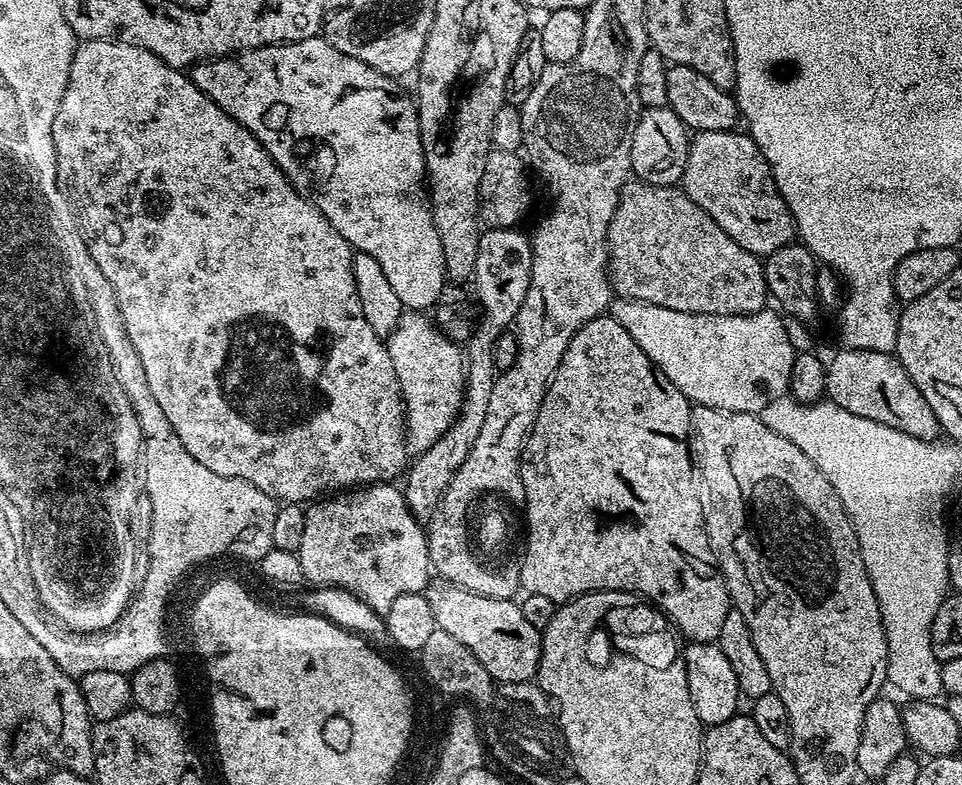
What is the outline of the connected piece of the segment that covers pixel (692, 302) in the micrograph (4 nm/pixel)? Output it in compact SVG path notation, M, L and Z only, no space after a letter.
M633 179L625 184L623 190L620 191L618 206L614 210L614 218L610 222L610 230L608 231L607 269L608 279L612 281L612 290L617 297L640 300L642 303L662 306L669 310L706 315L748 315L764 310L770 300L761 257L750 254L750 250L742 250L742 246L738 246L738 242L734 242L734 238L730 238L730 234L726 234L726 230L722 230L722 226L718 226L718 222L714 222L714 218L710 218L710 214L706 214L706 210L702 210L702 206L698 206L698 202L690 199L683 187L680 186L645 184L643 180L638 179Z

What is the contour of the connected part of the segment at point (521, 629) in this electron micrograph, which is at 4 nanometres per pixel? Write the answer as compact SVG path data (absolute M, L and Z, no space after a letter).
M432 578L422 595L430 602L434 622L438 628L452 635L486 670L497 685L532 682L540 669L541 629L530 626L515 599L499 600L486 594L474 594L449 580Z

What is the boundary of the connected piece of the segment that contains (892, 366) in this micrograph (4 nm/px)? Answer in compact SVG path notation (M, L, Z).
M841 347L839 351L832 361L827 361L824 373L826 396L831 403L850 410L858 418L870 418L870 422L882 422L882 426L894 426L894 430L914 434L914 438L935 440L941 435L930 402L922 398L922 390L914 386L895 355L869 348Z

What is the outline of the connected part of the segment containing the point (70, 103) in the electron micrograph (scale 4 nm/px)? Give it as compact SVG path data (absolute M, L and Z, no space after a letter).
M86 40L76 45L66 94L62 94L62 102L58 106L58 114L54 118L52 133L54 134L54 150L57 154L57 177L65 193L71 197L78 209L78 219L84 234L84 241L88 244L87 252L90 254L90 258L94 258L98 270L102 270L102 274L106 274L106 282L110 282L110 286L114 290L122 314L124 329L144 367L148 382L147 391L150 393L151 399L156 400L158 406L162 406L162 412L166 414L172 429L176 431L182 446L186 446L190 455L198 458L198 462L202 462L202 466L206 466L206 470L210 470L214 474L222 474L226 478L238 478L250 482L254 486L258 486L258 490L271 496L273 500L285 504L304 504L315 501L325 494L335 493L337 490L351 490L357 485L367 486L377 482L392 482L397 479L395 476L403 477L405 475L410 464L410 449L406 435L404 396L400 393L398 374L394 374L394 362L390 362L387 343L372 329L370 322L366 322L366 314L362 310L362 302L358 298L358 286L354 284L354 270L352 269L354 249L346 242L346 238L342 238L342 234L338 234L338 230L334 230L334 226L330 226L328 219L287 180L278 165L270 159L267 150L260 145L253 132L246 130L246 126L242 126L234 118L230 118L230 114L223 112L210 97L202 94L202 90L198 90L198 86L194 86L191 75L185 74L179 68L171 68L165 60L158 58L150 50L129 44L120 44L116 40Z

